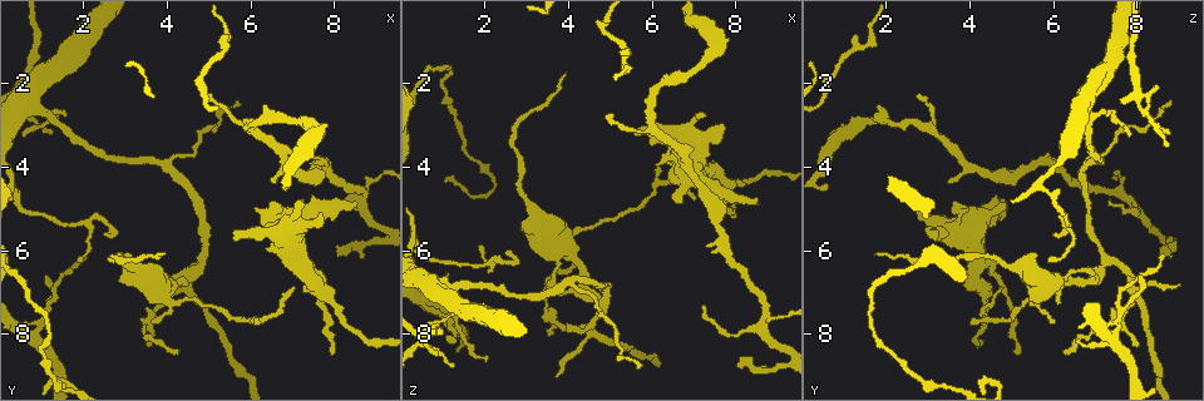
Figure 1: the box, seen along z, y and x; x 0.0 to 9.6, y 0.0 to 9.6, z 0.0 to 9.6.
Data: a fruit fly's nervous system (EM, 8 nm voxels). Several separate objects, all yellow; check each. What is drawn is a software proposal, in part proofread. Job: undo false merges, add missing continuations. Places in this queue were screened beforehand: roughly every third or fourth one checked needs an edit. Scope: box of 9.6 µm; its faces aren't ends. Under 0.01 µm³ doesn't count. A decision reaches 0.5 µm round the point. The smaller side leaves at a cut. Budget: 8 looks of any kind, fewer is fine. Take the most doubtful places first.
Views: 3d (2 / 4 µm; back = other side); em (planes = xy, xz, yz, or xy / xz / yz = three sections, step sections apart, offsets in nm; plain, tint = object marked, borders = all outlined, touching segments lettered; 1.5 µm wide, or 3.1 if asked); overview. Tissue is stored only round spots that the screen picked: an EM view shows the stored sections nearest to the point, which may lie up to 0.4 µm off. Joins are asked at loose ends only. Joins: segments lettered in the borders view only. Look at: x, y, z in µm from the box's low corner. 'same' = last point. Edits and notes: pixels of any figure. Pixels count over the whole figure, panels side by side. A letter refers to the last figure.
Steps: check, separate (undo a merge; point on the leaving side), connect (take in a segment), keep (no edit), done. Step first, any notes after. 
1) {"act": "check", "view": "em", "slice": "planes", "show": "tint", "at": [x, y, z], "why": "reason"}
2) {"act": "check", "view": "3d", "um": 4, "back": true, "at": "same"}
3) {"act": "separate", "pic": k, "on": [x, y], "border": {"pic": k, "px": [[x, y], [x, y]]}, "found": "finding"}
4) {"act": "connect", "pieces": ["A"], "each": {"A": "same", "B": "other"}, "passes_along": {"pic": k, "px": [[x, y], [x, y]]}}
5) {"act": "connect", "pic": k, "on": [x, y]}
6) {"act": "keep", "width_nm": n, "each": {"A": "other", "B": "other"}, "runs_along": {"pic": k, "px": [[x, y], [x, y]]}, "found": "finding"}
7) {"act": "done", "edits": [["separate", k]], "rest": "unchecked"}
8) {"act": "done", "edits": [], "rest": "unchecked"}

{"act": "check", "view": "em", "slice": "yz", "step": 8, "show": "borders", "at": [5.60, 5.55, 3.30], "why": "an open end"}

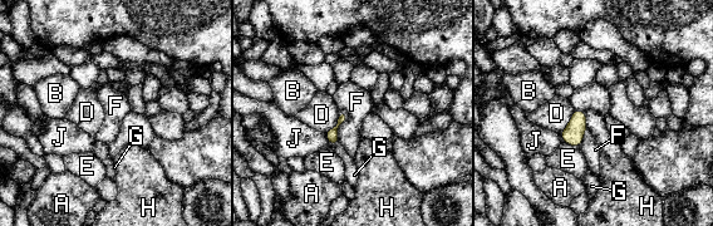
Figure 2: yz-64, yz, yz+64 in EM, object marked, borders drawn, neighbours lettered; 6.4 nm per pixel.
{"act": "check", "view": "em", "slice": "xy", "step": 8, "show": "borders", "at": "same"}

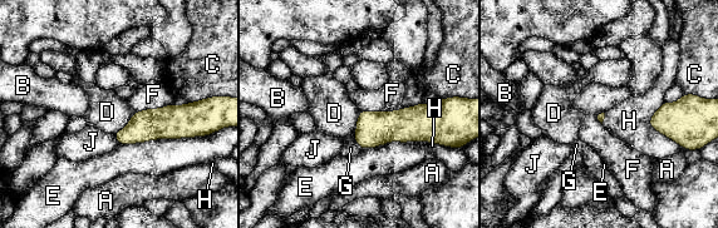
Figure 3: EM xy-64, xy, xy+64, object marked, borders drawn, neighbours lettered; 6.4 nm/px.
{"act": "keep", "longest_contact_nm": ["E", 500], "each": {"A": "other", "B": "other", "C": "other", "D": "other", "E": "other", "F": "other", "G": "other", "H": "other", "J": "other"}, "found": "none of them fits"}

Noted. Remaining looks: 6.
{"act": "check", "view": "em", "slice": "xy", "step": 4, "show": "borders", "at": [8.50, 5.00, 4.80]}

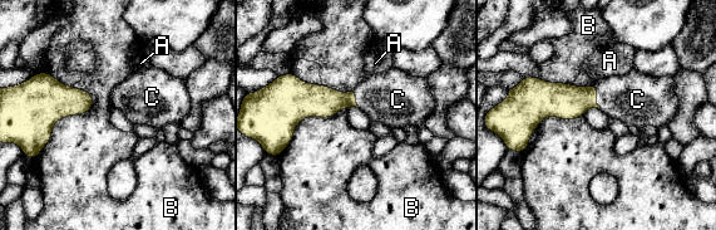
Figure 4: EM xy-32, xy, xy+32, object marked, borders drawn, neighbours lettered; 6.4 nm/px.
{"act": "connect", "pieces": ["C"], "longest_contact_nm": ["B", 500], "each": {"A": "other", "B": "other", "C": "same"}, "passes_along": {"pic": 4, "px": [[567, 102], [596, 96], [635, 98]]}, "found": "the neuron continues"}

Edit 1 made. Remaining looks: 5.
{"act": "check", "view": "overview"}

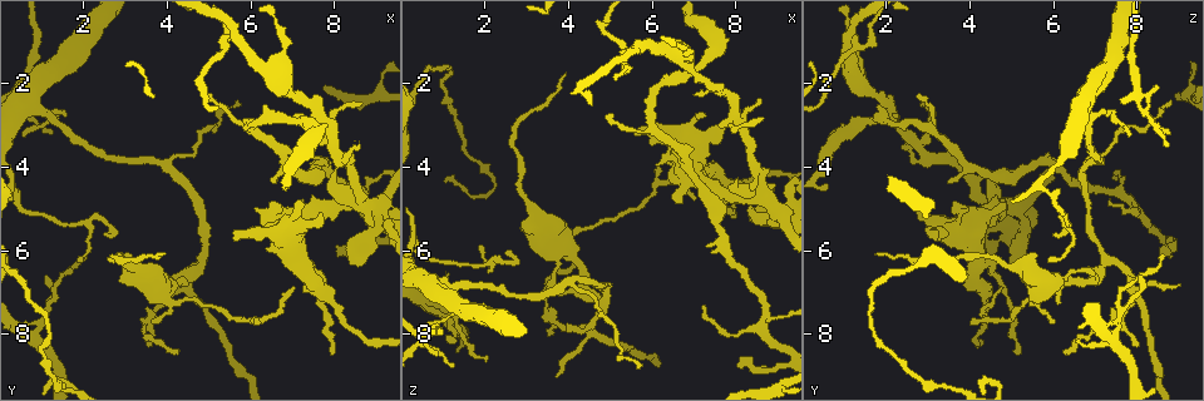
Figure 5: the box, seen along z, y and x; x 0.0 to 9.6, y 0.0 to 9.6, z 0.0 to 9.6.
{"act": "check", "view": "em", "slice": "xy", "step": 4, "show": "borders", "at": [3.50, 8.25, 8.00], "why": "an open end"}

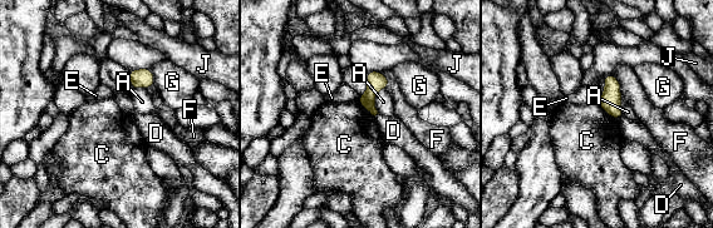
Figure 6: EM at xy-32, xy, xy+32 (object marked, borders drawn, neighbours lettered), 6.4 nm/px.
{"act": "check", "view": "em", "slice": "planes", "show": "borders", "at": "same"}

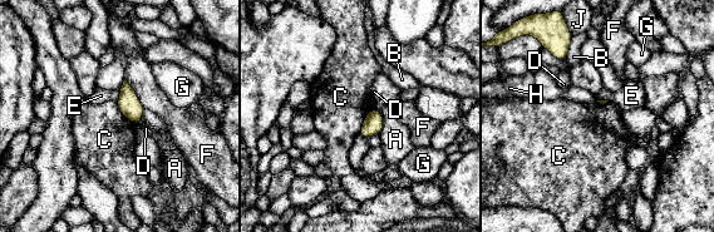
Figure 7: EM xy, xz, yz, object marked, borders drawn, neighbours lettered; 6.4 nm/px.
{"act": "keep", "each": {"A": "other", "B": "other", "C": "other", "D": "other", "E": "other", "F": "other", "G": "other", "H": "other", "J": "other"}, "found": "no lettered segment goes on from it"}

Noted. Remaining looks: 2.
{"act": "done", "edits": [["connect", 4]], "rest": "unchecked"}

